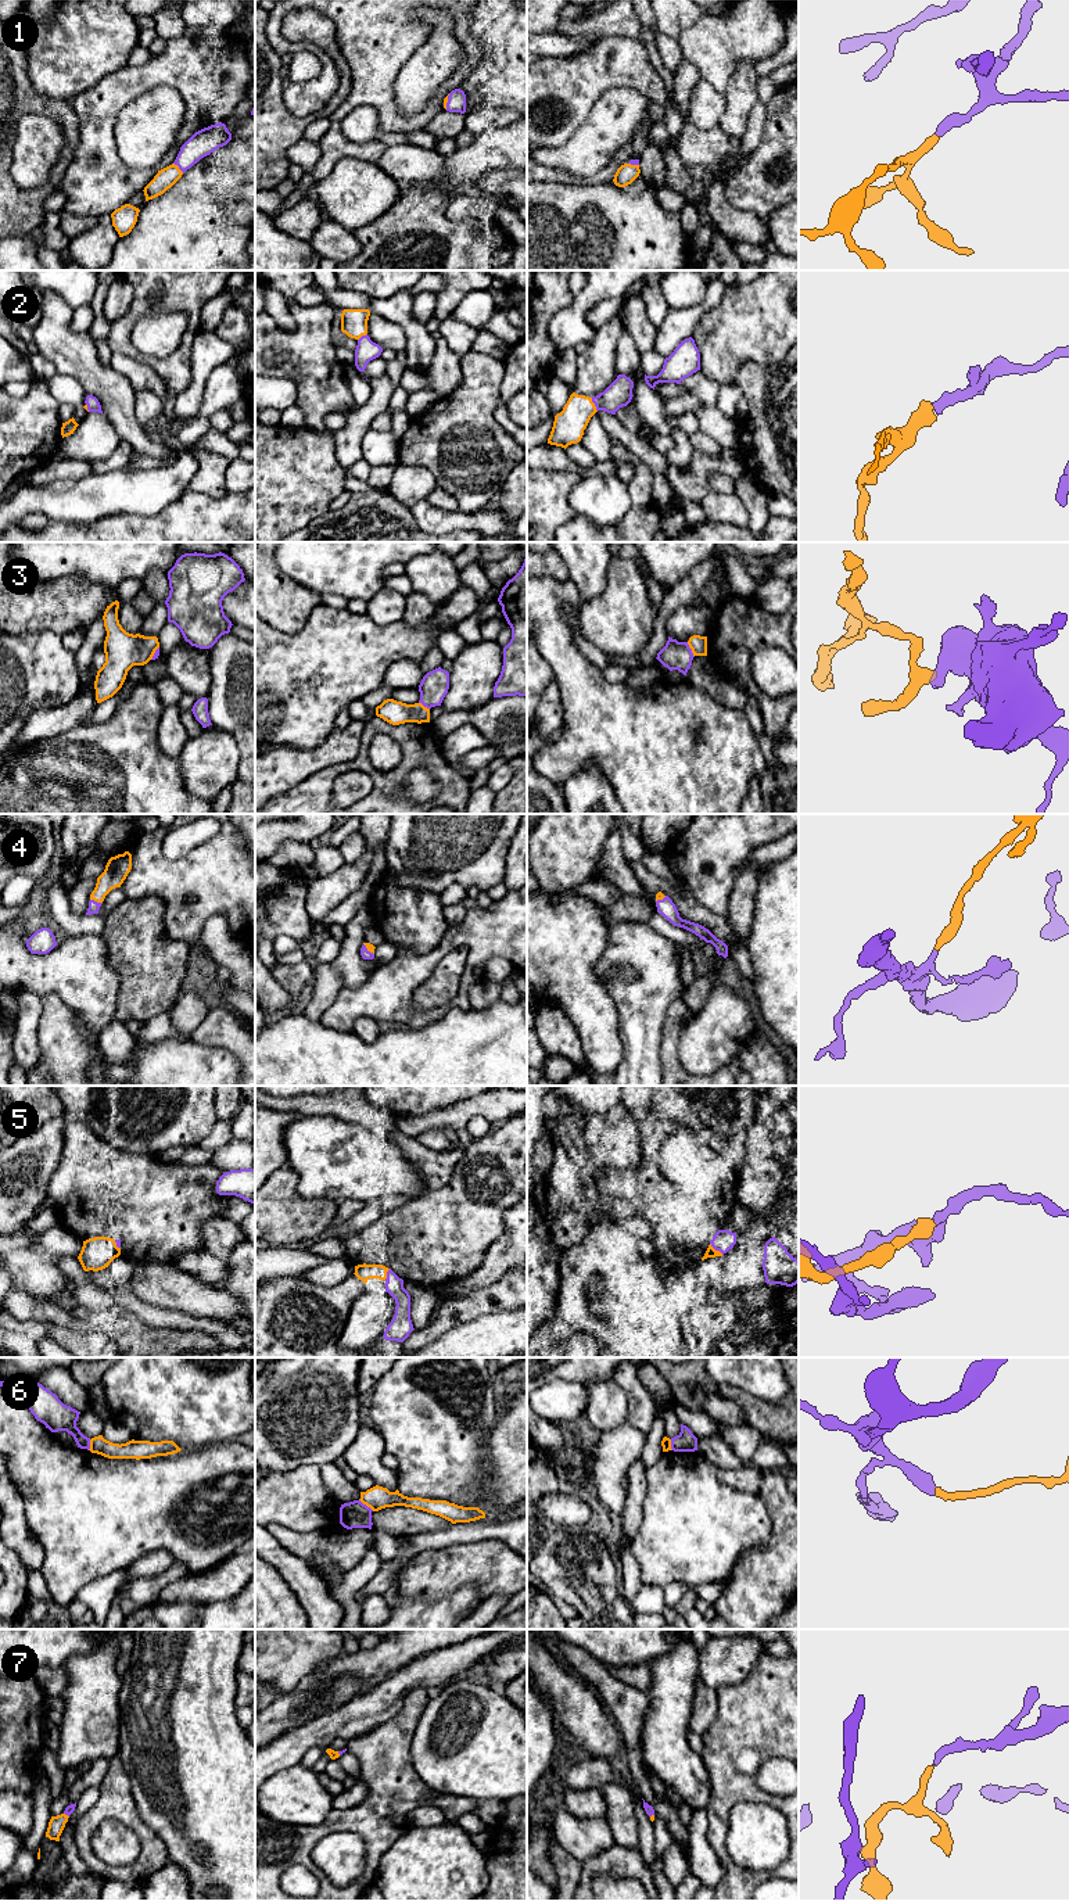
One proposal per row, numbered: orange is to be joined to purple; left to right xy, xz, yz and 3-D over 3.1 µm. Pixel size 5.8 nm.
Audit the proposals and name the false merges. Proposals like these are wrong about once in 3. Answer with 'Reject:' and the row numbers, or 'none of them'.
Reject: 3, 6

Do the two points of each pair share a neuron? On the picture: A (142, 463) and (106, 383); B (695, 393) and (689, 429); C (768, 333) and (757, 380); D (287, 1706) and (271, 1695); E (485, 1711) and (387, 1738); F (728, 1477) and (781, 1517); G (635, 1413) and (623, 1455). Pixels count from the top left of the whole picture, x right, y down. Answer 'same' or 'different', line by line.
A: different
B: different
C: different
D: different
E: different
F: different
G: different

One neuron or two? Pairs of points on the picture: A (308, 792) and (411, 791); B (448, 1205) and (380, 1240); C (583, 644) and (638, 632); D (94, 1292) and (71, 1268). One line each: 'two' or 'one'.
A: two
B: one
C: two
D: one

